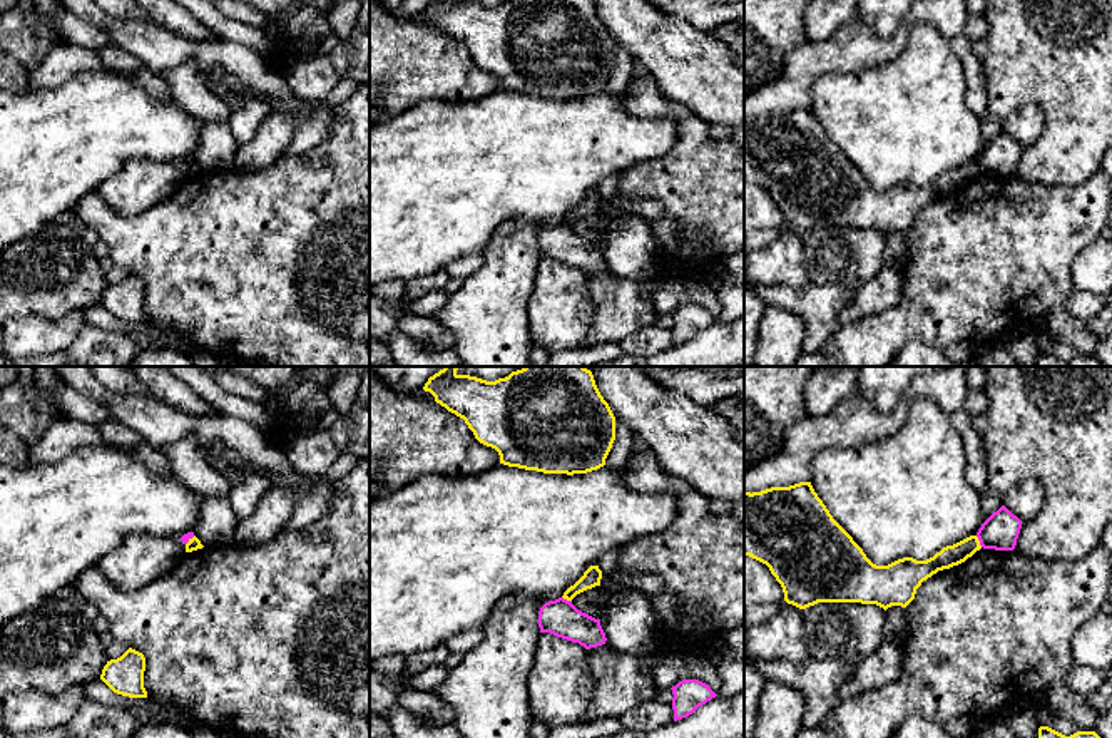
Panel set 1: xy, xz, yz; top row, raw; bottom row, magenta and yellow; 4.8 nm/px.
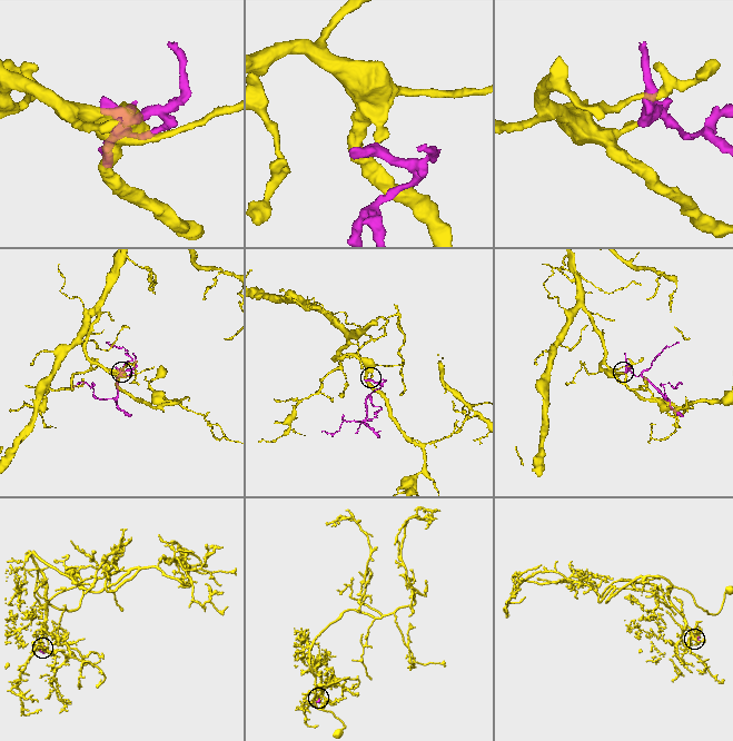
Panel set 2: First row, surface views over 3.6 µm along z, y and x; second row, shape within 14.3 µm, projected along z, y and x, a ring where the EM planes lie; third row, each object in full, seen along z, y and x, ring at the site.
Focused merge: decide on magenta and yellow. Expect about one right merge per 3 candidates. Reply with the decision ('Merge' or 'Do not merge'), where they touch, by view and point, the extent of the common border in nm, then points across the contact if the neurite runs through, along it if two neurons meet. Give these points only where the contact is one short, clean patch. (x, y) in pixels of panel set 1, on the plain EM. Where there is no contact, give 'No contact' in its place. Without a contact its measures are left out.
Do not merge. Touches magenta at yz (979, 164). Shared border 70 nm. Boundary: yz (975, 161), (982, 171)

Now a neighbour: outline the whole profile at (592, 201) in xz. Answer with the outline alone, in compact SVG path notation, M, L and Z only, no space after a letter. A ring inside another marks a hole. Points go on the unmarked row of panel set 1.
M590 191L584 197L584 201L564 218L562 223L572 226L577 219L592 214L595 211L600 211L600 204L602 204L602 196L599 194L599 191Z

